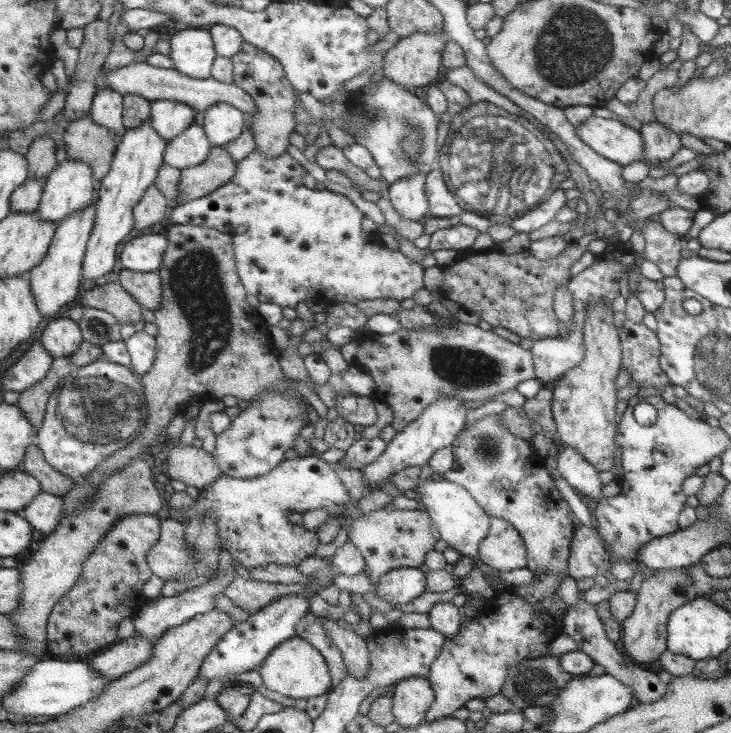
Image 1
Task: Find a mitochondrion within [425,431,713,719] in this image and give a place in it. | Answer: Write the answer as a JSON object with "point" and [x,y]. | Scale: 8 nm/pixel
{"point":[528,683]}

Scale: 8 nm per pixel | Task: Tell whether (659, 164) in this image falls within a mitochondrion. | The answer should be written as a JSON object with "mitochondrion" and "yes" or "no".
{"mitochondrion":"no"}

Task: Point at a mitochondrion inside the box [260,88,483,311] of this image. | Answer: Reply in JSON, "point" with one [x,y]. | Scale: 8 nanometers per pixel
{"point":[410,139]}

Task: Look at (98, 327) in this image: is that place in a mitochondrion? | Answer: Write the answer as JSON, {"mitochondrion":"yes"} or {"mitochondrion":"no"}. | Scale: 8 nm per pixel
{"mitochondrion":"yes"}

